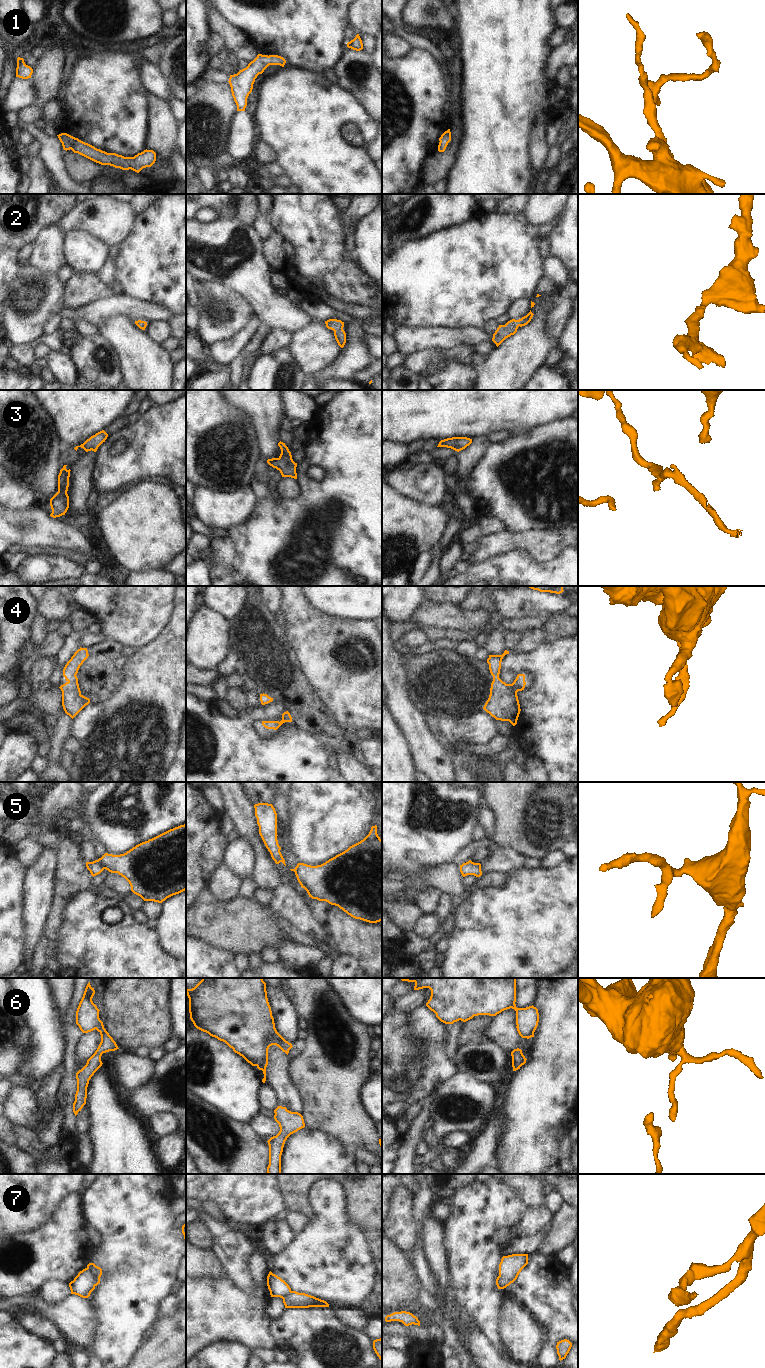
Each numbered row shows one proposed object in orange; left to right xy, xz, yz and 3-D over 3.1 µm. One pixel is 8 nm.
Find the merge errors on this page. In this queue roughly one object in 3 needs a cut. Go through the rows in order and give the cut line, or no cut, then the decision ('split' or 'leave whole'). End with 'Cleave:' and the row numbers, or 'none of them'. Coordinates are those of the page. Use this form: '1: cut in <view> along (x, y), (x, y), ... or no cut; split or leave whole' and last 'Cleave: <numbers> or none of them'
1: no cut; leave whole
2: no cut; leave whole
3: no cut; leave whole
4: no cut; leave whole
5: cut in xy along (97, 860), (104, 868); split
6: no cut; leave whole
7: cut in xy along (87, 1267), (92, 1274), (95, 1285); split
Cleave: 5, 7

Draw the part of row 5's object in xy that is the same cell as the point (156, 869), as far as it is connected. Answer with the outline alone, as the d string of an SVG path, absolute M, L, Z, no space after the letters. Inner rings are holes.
M186 824L142 842L124 854L105 853L98 861L104 869L124 877L131 891L144 901L162 903L186 890Z

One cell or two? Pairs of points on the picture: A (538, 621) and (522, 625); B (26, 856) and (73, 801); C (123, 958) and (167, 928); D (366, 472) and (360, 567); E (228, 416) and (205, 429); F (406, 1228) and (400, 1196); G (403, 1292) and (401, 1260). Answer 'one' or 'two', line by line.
A: one
B: one
C: two
D: one
E: one
F: one
G: one

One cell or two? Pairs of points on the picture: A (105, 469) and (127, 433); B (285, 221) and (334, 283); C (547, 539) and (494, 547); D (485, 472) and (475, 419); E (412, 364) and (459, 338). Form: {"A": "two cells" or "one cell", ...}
{"A": "one cell", "B": "one cell", "C": "one cell", "D": "two cells", "E": "two cells"}

